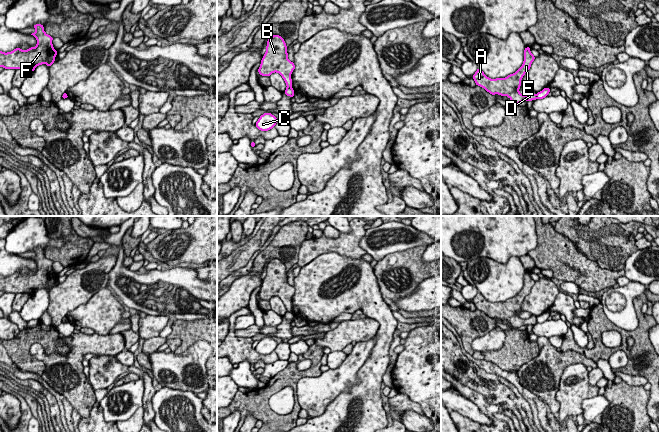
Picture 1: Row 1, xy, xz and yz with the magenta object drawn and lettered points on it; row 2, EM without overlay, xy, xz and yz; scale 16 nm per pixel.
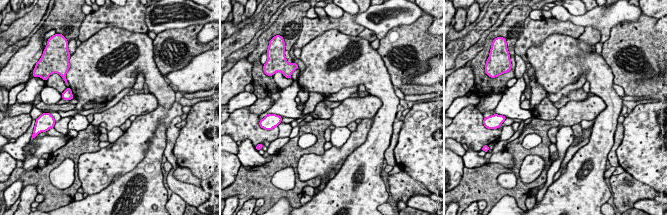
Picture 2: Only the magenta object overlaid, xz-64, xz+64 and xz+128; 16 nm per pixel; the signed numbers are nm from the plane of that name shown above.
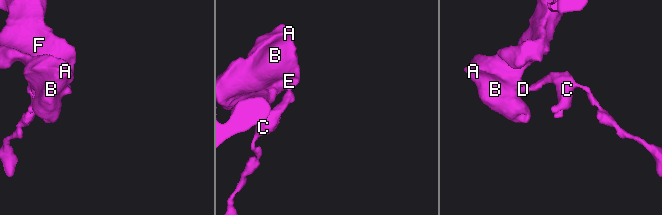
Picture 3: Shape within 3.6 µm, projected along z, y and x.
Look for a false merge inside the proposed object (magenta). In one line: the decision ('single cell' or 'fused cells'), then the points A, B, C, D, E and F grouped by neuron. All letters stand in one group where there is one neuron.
fused cells; A B D E F / C

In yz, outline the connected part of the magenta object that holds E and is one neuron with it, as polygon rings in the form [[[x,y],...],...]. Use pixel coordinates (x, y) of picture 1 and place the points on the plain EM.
[[[526,271],[524,274],[524,285],[522,290],[513,298],[505,302],[491,303],[487,301],[484,296],[478,292],[472,300],[477,310],[484,312],[492,319],[498,318],[507,320],[514,328],[519,328],[523,325],[536,324],[537,320],[534,317],[522,319],[519,316],[521,304],[525,297],[530,293],[535,280],[530,276],[531,271]]]

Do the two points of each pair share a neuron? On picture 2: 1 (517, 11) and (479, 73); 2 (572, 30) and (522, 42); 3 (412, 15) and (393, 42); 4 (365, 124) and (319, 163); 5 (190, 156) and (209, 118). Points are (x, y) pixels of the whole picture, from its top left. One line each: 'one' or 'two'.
1: one
2: one
3: two
4: one
5: one

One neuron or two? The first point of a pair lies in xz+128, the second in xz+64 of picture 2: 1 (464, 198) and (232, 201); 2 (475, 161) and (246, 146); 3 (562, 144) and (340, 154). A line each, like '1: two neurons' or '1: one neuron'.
1: two neurons
2: one neuron
3: two neurons

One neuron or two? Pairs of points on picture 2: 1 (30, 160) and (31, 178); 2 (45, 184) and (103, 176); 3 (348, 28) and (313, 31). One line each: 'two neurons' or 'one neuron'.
1: two neurons
2: two neurons
3: one neuron

